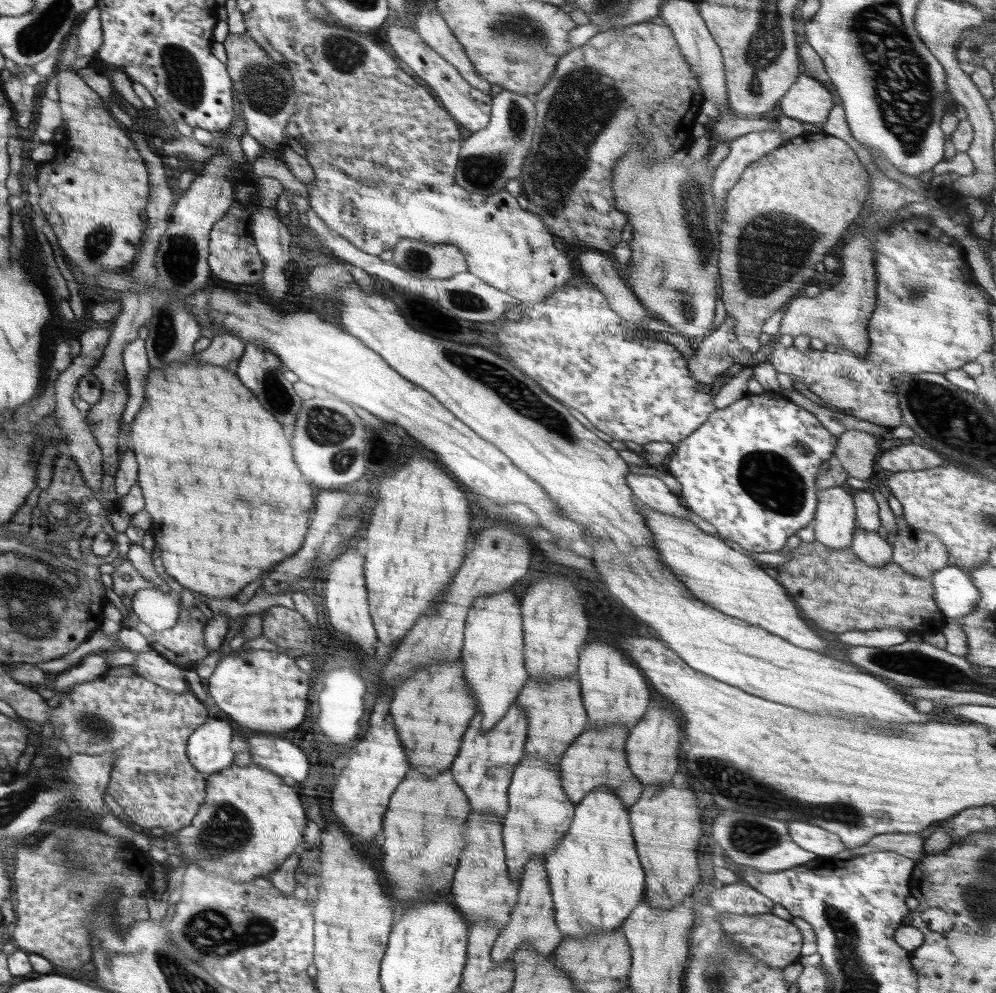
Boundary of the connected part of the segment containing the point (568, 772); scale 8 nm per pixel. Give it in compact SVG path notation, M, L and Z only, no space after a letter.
M616 723L600 727L600 729L586 728L567 747L558 764L560 765L562 789L575 806L592 789L600 786L610 787L625 804L627 811L629 811L630 806L638 801L644 787L642 787L640 780L630 771L627 762L625 743L628 736L628 727Z

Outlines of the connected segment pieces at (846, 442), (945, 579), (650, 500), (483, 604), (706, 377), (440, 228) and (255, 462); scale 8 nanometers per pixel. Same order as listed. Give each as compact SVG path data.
M847 430L838 438L838 446L834 448L833 461L840 463L849 476L858 478L858 480L867 481L872 475L877 464L874 462L876 458L876 442L879 437L862 430Z
M950 563L934 572L930 581L934 587L932 597L947 618L962 620L976 610L980 591L972 583L967 570Z
M628 472L626 483L632 489L638 503L679 520L690 520L689 508L660 478Z
M510 588L476 597L470 607L461 657L464 681L476 697L476 710L482 713L482 731L492 729L504 717L530 677L524 664L522 622L521 600Z
M726 315L726 320L708 337L704 337L694 356L688 360L690 375L700 383L700 388L708 391L717 385L715 378L734 364L754 365L752 353L738 342L735 334L735 321Z
M303 143L303 145L306 146L305 158L314 171L314 182L306 184L311 209L326 223L326 226L367 254L379 256L384 250L396 247L401 238L416 239L430 245L454 244L465 256L471 274L518 301L530 303L544 301L544 298L565 286L565 283L573 277L572 260L568 260L568 256L560 247L554 246L553 234L542 219L528 209L522 209L516 197L506 192L505 188L496 194L486 196L468 192L458 184L434 187L426 185L422 190L418 190L418 194L408 196L406 200L400 202L398 196L388 194L384 188L364 186L342 169L332 168L328 162L324 162L314 153L310 144Z
M196 354L192 355L192 359L188 363L172 361L160 369L150 367L148 374L146 374L146 380L144 380L144 401L132 420L130 440L132 440L135 464L139 468L137 484L146 498L146 510L152 518L152 526L149 530L156 540L156 544L162 548L162 564L165 571L184 588L190 589L191 592L202 592L208 596L216 596L216 598L234 596L248 582L252 582L262 572L266 572L274 562L280 562L282 558L286 558L288 554L296 552L302 546L304 534L306 534L308 522L310 522L308 516L314 506L312 504L314 492L304 482L304 476L300 474L300 470L294 464L292 448L282 432L282 426L274 420L274 416L266 408L262 408L262 404L254 398L254 394L238 380L236 373L230 372L228 367L200 361L200 359L196 359Z

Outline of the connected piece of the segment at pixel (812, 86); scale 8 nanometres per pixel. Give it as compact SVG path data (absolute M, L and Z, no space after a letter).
M803 71L798 74L790 90L778 101L782 114L813 124L825 123L834 106L830 91Z

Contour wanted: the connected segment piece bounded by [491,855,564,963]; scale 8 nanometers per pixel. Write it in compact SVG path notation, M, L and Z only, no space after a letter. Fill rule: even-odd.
M534 855L526 863L525 871L521 877L520 891L518 891L518 902L510 913L510 921L502 927L500 934L496 937L494 946L491 950L492 961L504 963L506 959L513 958L514 951L522 943L530 943L540 955L544 957L553 956L558 945L563 941L563 934L558 930L554 903L552 903L551 887L549 886L548 872L545 867L545 859Z

